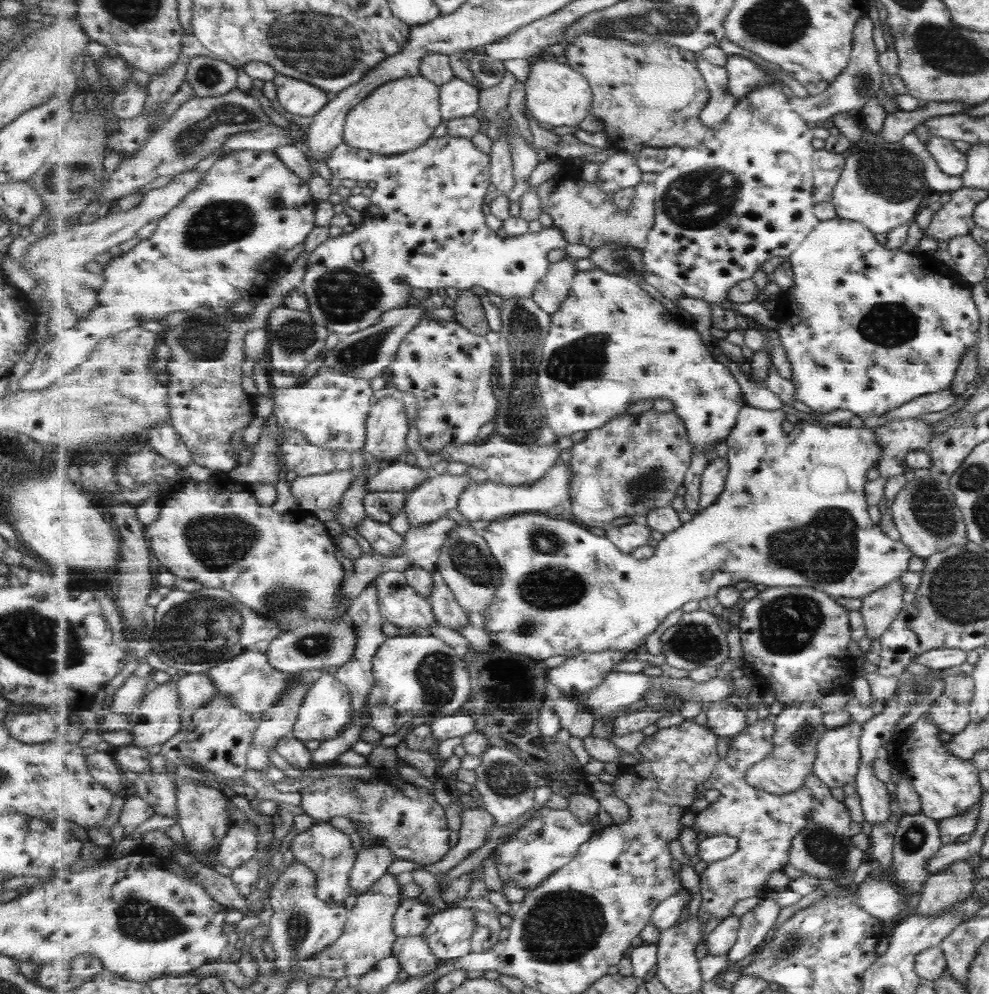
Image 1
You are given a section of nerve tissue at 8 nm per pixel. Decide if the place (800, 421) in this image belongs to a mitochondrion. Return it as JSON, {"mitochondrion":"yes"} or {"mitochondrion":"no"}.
{"mitochondrion":"no"}

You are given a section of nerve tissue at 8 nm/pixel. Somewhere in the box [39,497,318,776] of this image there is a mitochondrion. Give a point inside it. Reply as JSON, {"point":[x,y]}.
{"point":[202,629]}

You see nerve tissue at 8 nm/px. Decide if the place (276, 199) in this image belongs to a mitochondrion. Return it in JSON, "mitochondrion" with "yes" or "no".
{"mitochondrion":"yes"}

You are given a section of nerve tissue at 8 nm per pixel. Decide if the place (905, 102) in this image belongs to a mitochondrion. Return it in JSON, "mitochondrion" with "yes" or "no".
{"mitochondrion":"no"}

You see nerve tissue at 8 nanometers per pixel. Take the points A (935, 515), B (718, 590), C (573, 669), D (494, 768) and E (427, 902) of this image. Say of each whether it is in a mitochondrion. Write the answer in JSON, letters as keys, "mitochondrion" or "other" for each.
{"A":"mitochondrion","B":"other","C":"other","D":"mitochondrion","E":"other"}

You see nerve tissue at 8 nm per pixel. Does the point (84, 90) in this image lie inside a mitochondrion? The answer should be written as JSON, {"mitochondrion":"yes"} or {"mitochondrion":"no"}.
{"mitochondrion":"no"}

